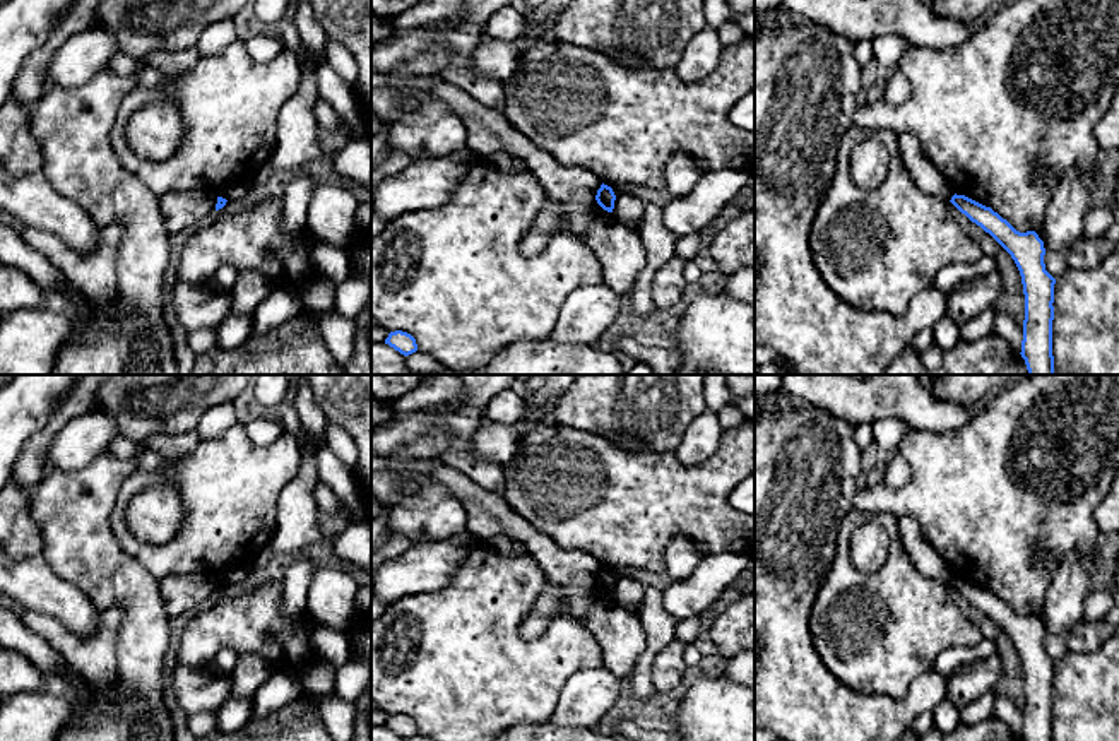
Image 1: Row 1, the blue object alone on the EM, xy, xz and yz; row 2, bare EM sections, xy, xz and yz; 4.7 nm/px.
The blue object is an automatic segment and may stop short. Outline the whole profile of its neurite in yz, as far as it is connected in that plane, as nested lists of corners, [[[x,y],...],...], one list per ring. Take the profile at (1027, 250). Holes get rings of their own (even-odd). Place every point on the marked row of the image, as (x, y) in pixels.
[[[965,195],[950,200],[972,222],[989,233],[1015,260],[1023,284],[1025,320],[1021,358],[1028,375],[1056,375],[1052,356],[1054,284],[1045,270],[1044,241],[1035,231],[1020,233],[991,207]]]

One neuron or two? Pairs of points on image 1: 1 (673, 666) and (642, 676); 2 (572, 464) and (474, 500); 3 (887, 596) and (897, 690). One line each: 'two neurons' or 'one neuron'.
1: two neurons
2: two neurons
3: one neuron

